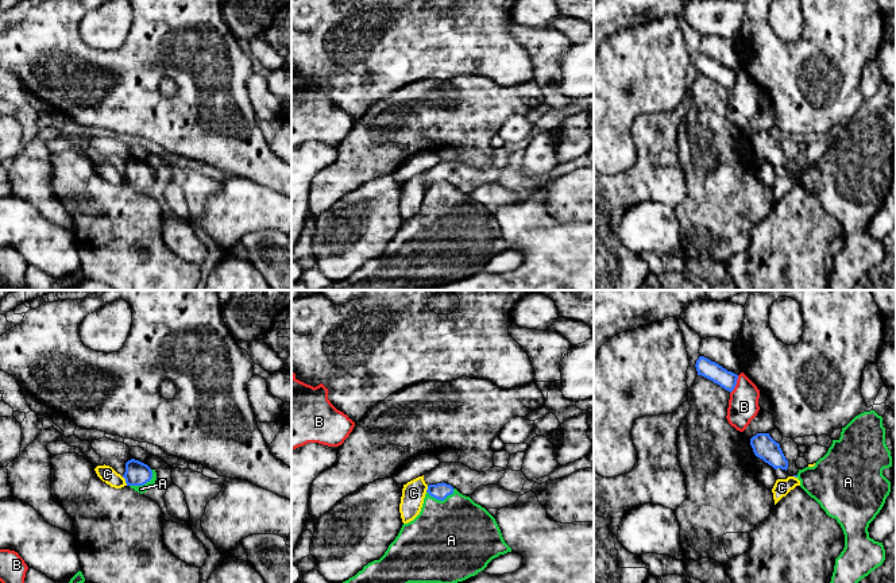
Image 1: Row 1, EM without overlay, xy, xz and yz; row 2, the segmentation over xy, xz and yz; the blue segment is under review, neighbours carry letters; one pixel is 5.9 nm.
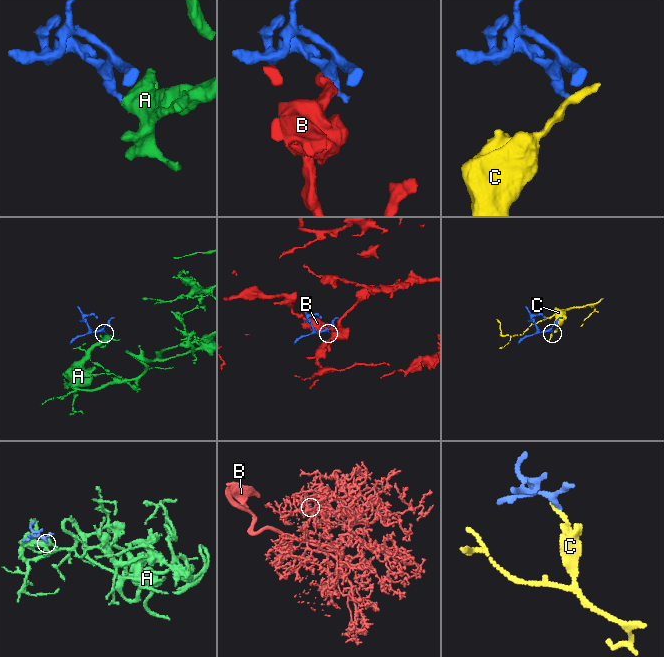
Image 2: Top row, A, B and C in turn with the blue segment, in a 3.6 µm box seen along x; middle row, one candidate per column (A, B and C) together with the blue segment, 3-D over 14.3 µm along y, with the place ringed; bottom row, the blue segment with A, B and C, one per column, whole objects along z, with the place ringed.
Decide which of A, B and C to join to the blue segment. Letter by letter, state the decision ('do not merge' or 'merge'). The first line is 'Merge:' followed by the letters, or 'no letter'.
Merge: A
A: merge
B: do not merge
C: do not merge

